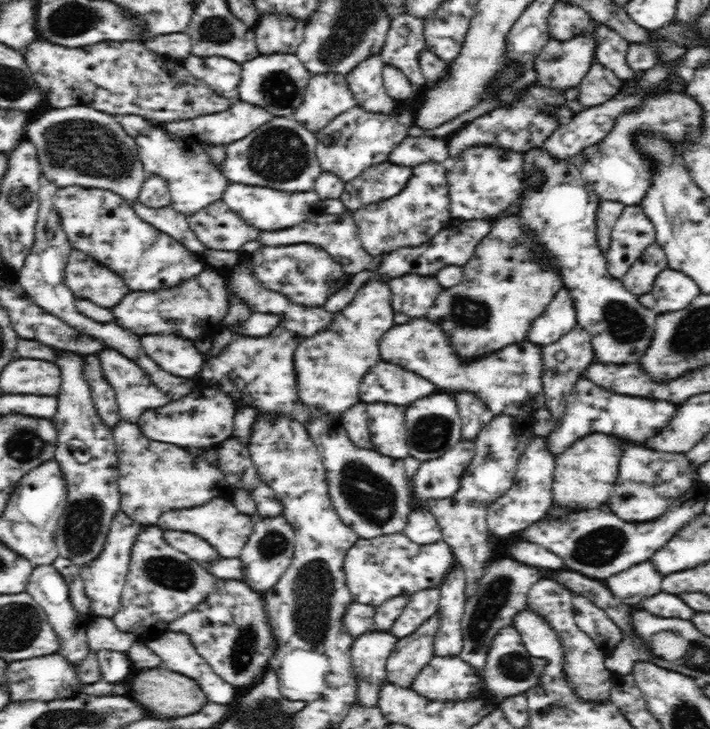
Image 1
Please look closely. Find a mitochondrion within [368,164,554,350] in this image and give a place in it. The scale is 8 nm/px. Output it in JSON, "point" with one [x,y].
{"point":[467,312]}

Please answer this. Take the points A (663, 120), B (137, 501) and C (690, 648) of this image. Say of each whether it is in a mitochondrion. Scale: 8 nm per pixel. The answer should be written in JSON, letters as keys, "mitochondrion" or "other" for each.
{"A":"other","B":"other","C":"mitochondrion"}

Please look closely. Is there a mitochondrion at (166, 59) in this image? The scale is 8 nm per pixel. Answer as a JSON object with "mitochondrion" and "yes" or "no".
{"mitochondrion":"no"}

